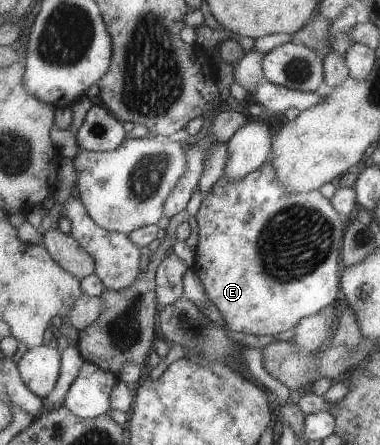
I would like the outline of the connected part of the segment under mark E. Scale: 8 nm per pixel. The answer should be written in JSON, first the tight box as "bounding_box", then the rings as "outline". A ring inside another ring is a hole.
{"bounding_box":[194,161,348,337],"outline":[[[270,161],[254,169],[252,173],[240,177],[238,181],[228,181],[226,175],[222,175],[210,193],[203,196],[202,207],[197,217],[198,224],[198,242],[195,249],[194,271],[198,276],[210,303],[216,307],[226,322],[226,328],[230,331],[240,331],[240,333],[249,333],[252,335],[272,335],[275,337],[286,337],[292,328],[304,319],[317,314],[320,309],[330,309],[342,296],[341,279],[342,279],[342,245],[348,227],[346,217],[338,213],[334,207],[333,201],[324,197],[319,189],[308,191],[308,193],[290,193],[286,185],[278,182],[278,173]]]}

